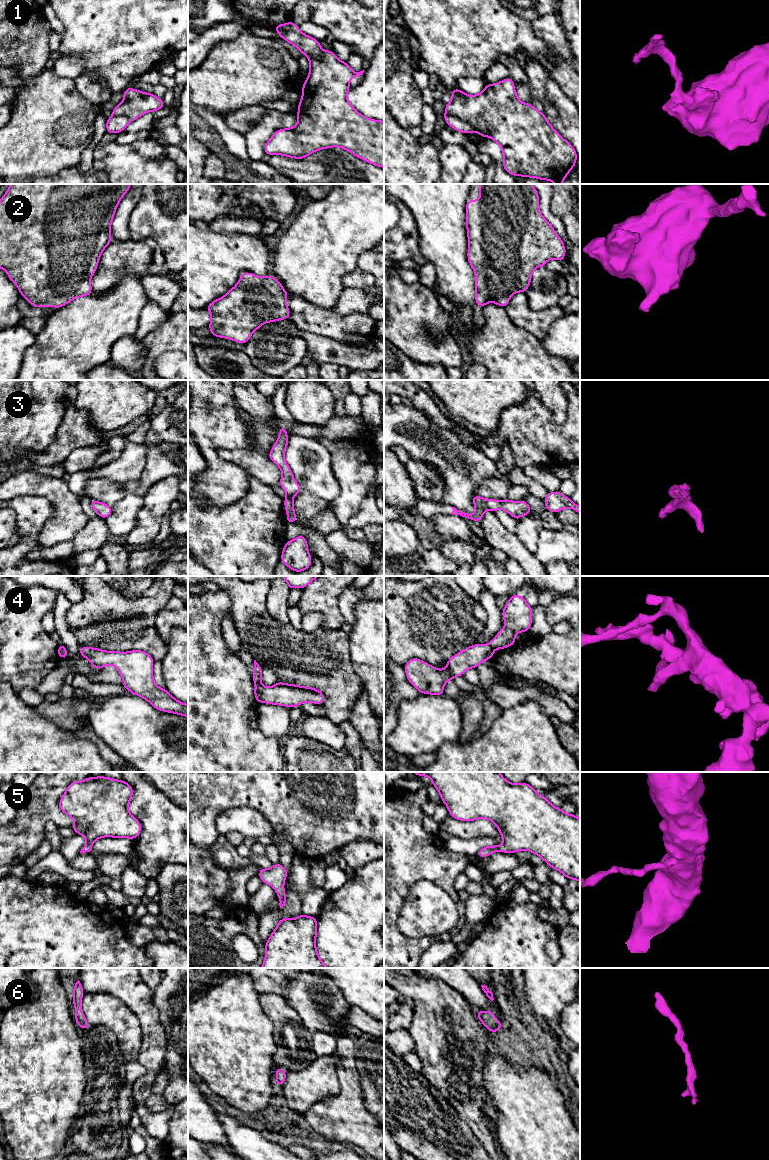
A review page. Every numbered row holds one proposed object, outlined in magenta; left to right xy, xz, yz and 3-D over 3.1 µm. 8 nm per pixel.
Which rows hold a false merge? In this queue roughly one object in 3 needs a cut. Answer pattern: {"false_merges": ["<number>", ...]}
{"false_merges": ["1", "4"]}

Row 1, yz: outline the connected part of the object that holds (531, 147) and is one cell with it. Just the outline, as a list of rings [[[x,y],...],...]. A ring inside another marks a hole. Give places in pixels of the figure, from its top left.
[[[510,77],[486,84],[479,95],[468,95],[458,88],[451,90],[451,95],[445,114],[467,122],[480,136],[496,141],[502,149],[503,168],[514,177],[520,175],[562,184],[574,168],[578,155],[573,146],[551,126],[544,113],[519,100]]]

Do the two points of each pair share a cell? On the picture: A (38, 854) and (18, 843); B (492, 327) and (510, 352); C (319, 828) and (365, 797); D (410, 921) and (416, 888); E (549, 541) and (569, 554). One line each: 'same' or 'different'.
A: different
B: same
C: same
D: same
E: same

